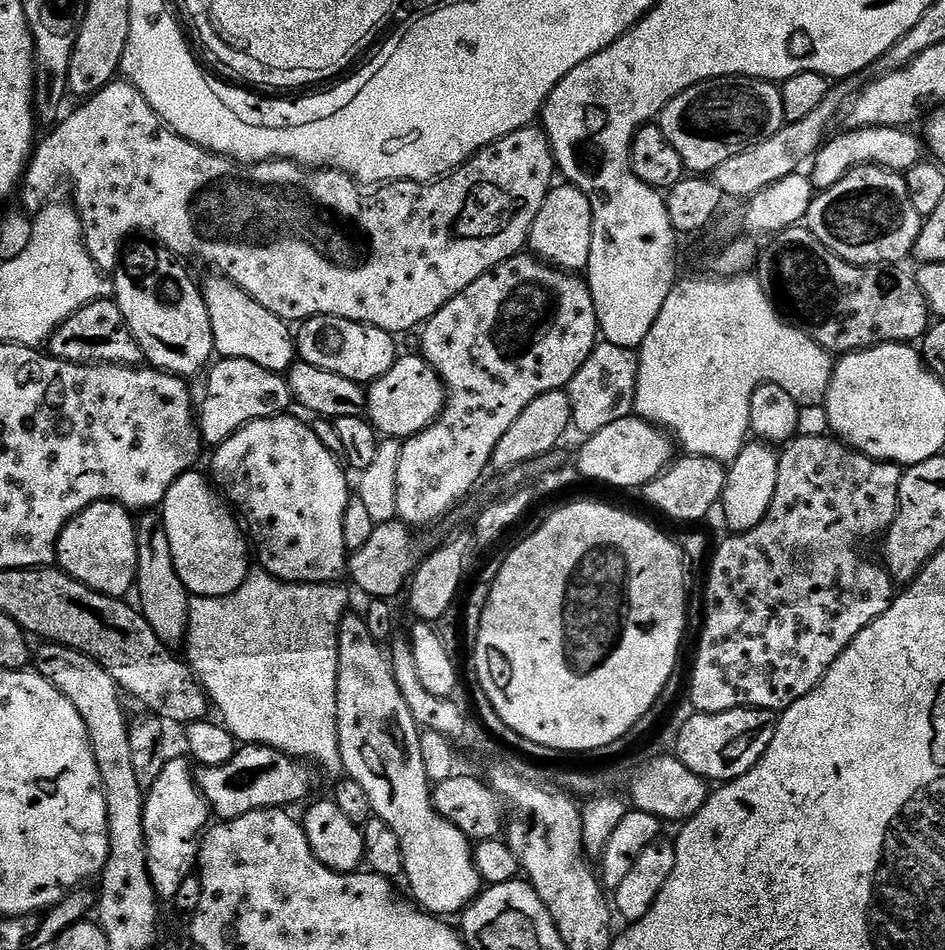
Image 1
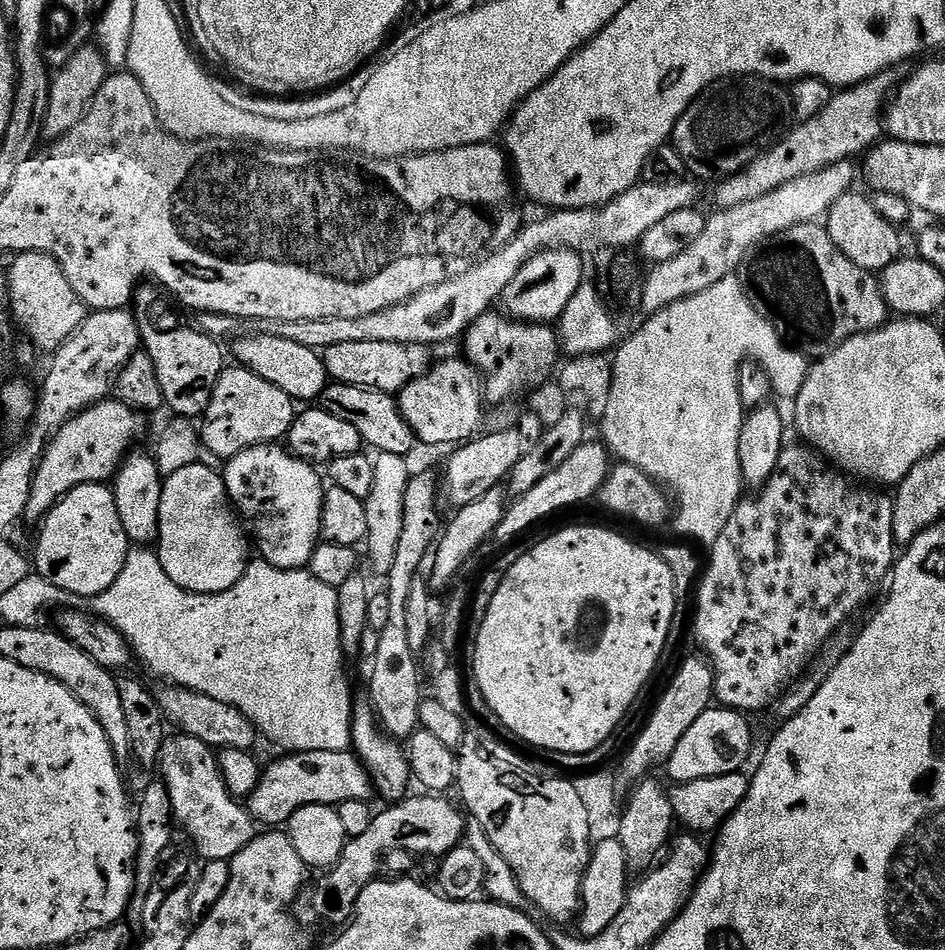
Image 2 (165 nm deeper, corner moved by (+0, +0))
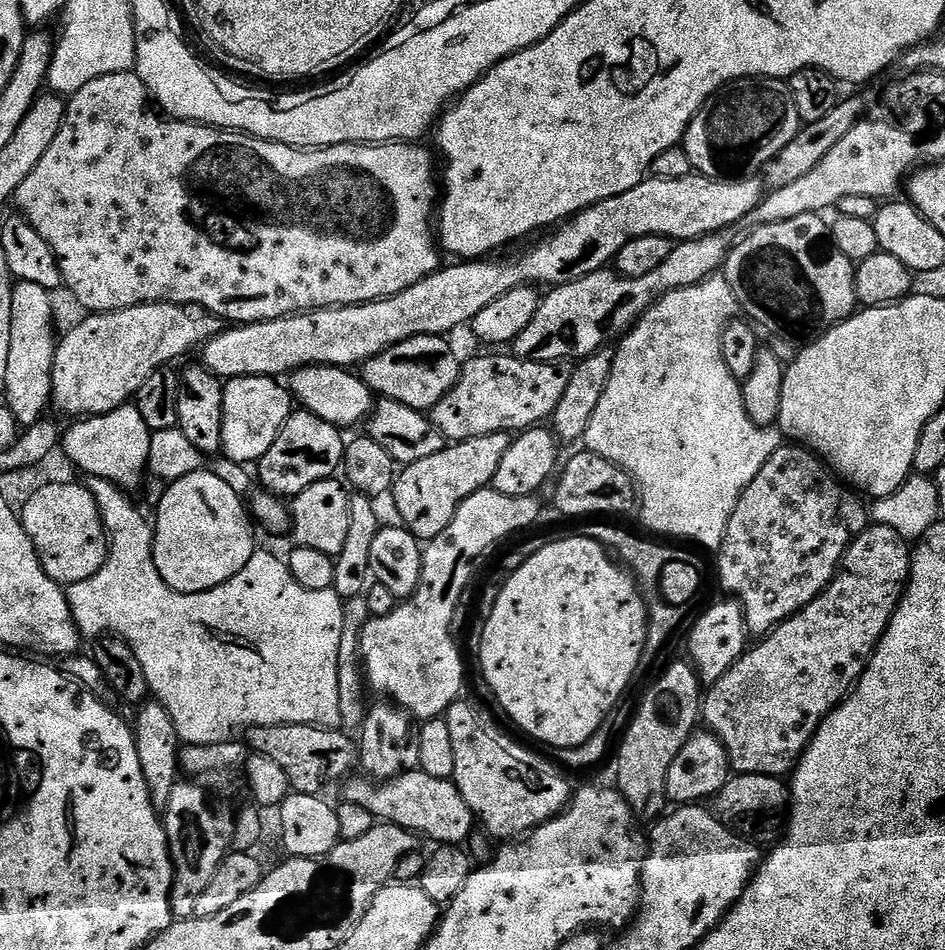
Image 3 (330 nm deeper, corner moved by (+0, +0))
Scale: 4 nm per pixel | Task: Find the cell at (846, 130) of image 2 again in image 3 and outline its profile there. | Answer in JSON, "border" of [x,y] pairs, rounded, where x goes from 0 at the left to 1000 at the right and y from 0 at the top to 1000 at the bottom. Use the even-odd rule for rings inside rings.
{"border":[[[740,183],[726,187],[709,187],[695,189],[684,187],[671,200],[662,200],[662,204],[641,208],[629,217],[618,219],[608,227],[596,233],[577,253],[571,253],[560,265],[551,269],[542,269],[539,274],[526,272],[509,272],[494,276],[478,276],[478,279],[467,281],[455,287],[450,295],[425,305],[420,312],[410,312],[407,316],[393,316],[390,320],[371,320],[365,324],[335,324],[333,328],[320,328],[312,333],[299,333],[293,337],[276,337],[274,341],[256,341],[238,344],[229,355],[214,367],[215,386],[221,387],[228,396],[244,398],[248,396],[287,396],[299,397],[323,387],[329,383],[351,383],[356,387],[371,388],[384,385],[388,379],[404,373],[413,364],[421,360],[430,360],[443,354],[473,355],[481,345],[498,342],[499,336],[523,314],[531,314],[531,309],[540,309],[545,303],[560,301],[587,301],[602,299],[612,293],[620,293],[620,288],[642,283],[651,275],[654,263],[662,259],[662,255],[671,255],[671,251],[684,251],[688,246],[704,248],[706,253],[738,253],[744,248],[753,248],[757,244],[770,242],[774,236],[782,232],[790,233],[796,223],[804,216],[811,205],[811,194],[804,185],[795,185],[792,189],[757,189]]]}

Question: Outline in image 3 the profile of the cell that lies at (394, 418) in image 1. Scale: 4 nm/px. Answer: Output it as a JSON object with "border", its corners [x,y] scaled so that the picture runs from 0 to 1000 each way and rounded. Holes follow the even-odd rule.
{"border":[[[541,373],[492,378],[485,402],[457,428],[455,440],[474,465],[528,455],[549,457],[583,440],[599,411],[602,391],[597,381],[550,379]]]}

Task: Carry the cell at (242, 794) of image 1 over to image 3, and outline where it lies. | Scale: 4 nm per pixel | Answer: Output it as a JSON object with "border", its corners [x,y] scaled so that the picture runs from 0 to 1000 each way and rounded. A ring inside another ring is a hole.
{"border":[[[443,811],[426,813],[416,821],[405,823],[377,815],[363,822],[363,829],[363,845],[383,848],[392,853],[399,864],[420,867],[446,881],[454,880],[455,883],[462,884],[460,887],[466,891],[490,889],[490,884],[499,876],[499,867],[502,872],[497,848],[493,848],[489,836],[478,821],[455,819],[455,815]]]}

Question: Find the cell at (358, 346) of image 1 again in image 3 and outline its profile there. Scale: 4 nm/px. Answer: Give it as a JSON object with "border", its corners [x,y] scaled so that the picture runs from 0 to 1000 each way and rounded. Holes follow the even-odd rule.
{"border":[[[443,354],[413,364],[383,385],[383,398],[399,418],[425,423],[438,432],[452,435],[485,402],[489,386],[475,359],[468,354]]]}

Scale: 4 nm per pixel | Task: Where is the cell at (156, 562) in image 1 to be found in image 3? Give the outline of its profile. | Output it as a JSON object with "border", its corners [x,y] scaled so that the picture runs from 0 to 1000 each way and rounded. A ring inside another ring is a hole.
{"border":[[[130,425],[129,427],[125,427],[121,432],[116,432],[112,436],[104,436],[99,440],[102,446],[110,446],[110,459],[89,459],[89,451],[88,445],[85,444],[76,444],[73,451],[69,449],[66,455],[66,476],[68,472],[68,480],[73,484],[76,488],[81,488],[83,492],[86,493],[87,496],[90,497],[90,502],[101,503],[103,505],[114,505],[119,509],[124,509],[126,514],[130,514],[132,516],[141,516],[140,514],[144,514],[148,508],[151,507],[152,501],[154,502],[154,498],[157,497],[157,483],[159,482],[159,465],[161,464],[161,455],[154,448],[153,442],[150,440],[150,436],[146,436],[143,432],[138,432],[135,425]]]}

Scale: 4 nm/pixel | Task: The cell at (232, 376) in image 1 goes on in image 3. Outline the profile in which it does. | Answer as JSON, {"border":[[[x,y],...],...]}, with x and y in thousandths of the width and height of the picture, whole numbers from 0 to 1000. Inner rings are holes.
{"border":[[[248,396],[237,406],[237,431],[235,432],[235,473],[236,483],[247,484],[259,491],[270,489],[290,469],[290,461],[311,433],[311,418],[304,407],[296,405],[295,399],[287,396]]]}

